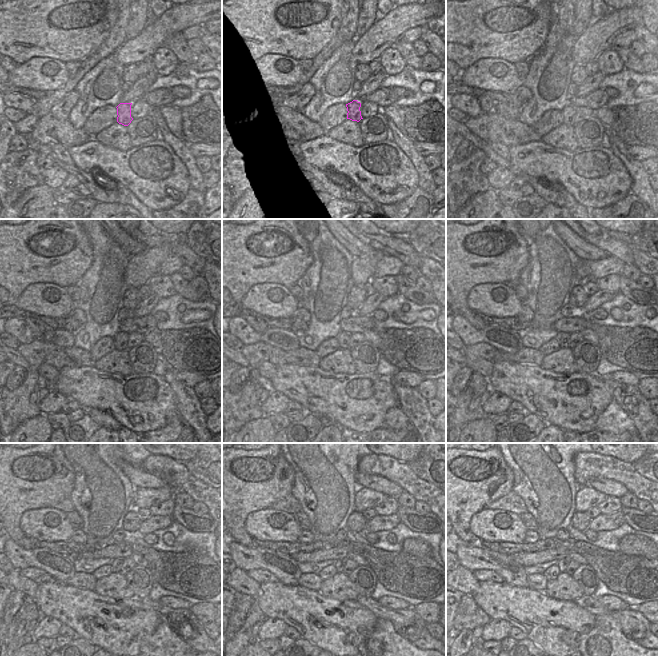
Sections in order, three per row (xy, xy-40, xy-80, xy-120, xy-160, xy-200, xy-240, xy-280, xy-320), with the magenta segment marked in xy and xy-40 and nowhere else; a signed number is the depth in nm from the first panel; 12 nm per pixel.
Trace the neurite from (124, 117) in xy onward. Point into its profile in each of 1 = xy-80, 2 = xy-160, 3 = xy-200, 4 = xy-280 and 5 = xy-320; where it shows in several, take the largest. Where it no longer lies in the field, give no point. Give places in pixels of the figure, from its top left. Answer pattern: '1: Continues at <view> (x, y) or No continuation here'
1: Continues at xy-80 (568, 113)
2: Continues at xy-160 (343, 338)
3: Continues at xy-200 (564, 338)
4: Continues at xy-280 (339, 564)
5: Continues at xy-320 (563, 563)

